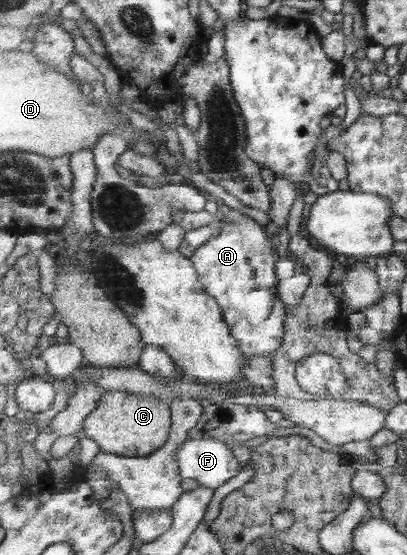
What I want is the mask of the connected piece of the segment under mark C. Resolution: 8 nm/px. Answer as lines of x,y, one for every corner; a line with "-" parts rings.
106,391
99,405
87,416
84,435
96,442
101,452
125,457
147,457
160,450
170,438
172,431
172,405
163,403
156,395
139,395
129,391

